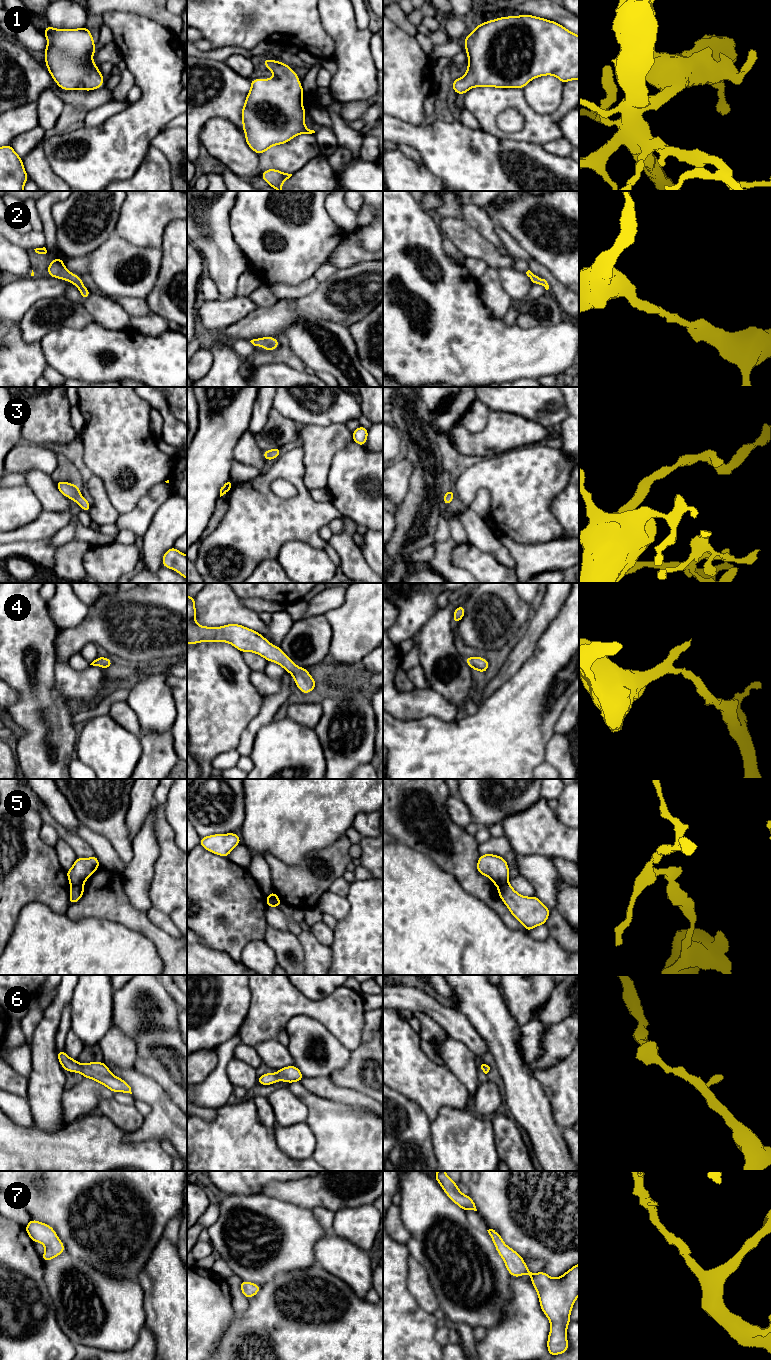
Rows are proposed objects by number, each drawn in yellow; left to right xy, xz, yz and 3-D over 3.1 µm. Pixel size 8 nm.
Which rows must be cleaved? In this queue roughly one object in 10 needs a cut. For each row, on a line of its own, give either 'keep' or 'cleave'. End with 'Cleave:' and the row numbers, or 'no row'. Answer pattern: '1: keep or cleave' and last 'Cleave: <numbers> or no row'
1: keep
2: keep
3: keep
4: keep
5: cleave
6: keep
7: keep
Cleave: 5

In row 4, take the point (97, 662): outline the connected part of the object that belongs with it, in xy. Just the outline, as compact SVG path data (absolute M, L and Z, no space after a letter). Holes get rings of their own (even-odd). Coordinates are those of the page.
M97 657L90 665L99 666L106 669L112 667L112 661L107 657Z

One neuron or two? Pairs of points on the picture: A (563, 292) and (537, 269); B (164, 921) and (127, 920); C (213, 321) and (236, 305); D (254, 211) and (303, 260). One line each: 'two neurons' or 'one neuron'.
A: one neuron
B: two neurons
C: one neuron
D: one neuron

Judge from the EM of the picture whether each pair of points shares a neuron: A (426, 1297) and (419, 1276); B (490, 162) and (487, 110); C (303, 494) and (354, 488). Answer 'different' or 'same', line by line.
A: same
B: different
C: different

